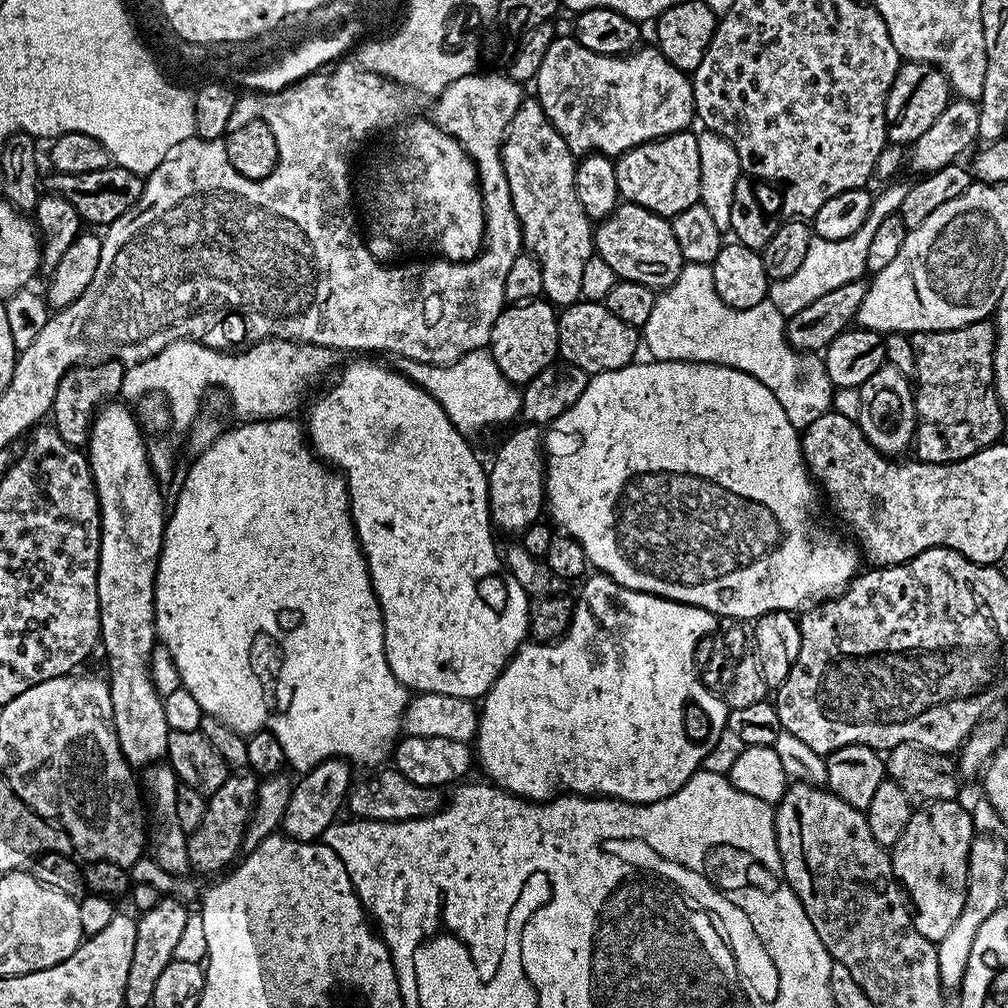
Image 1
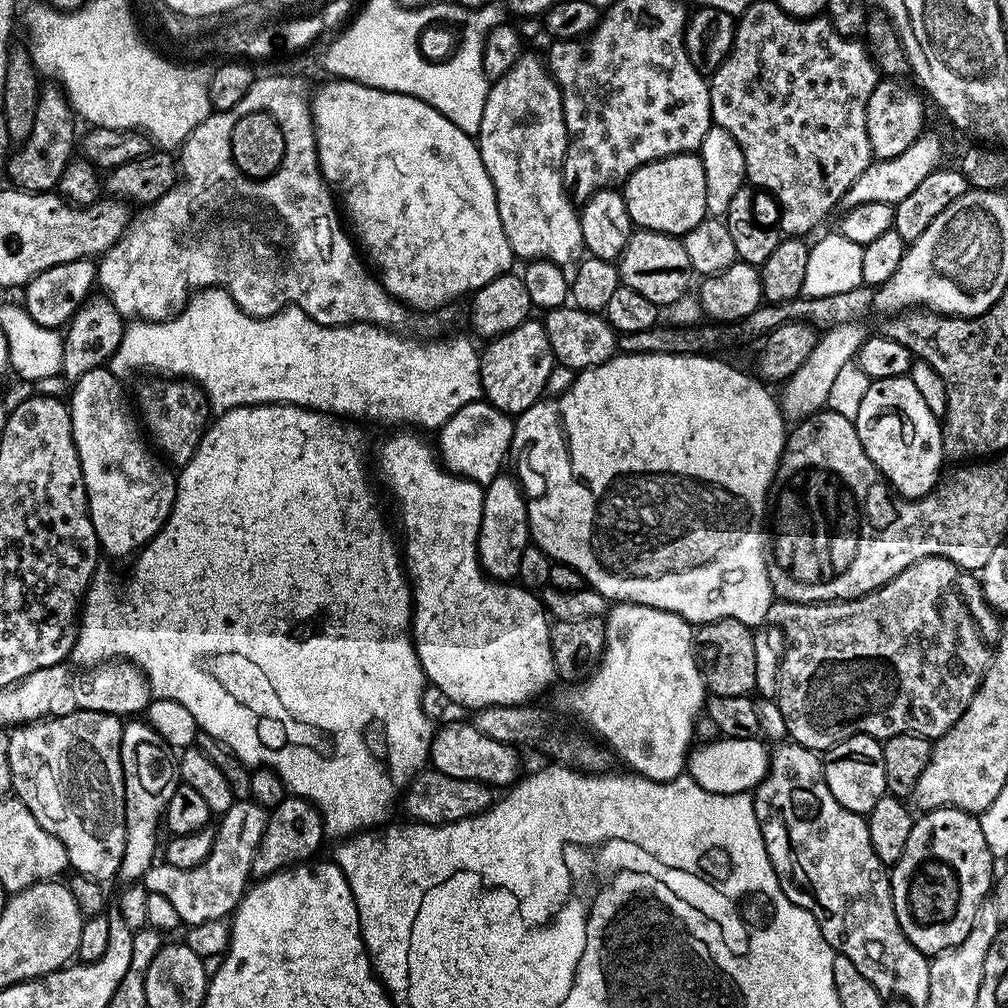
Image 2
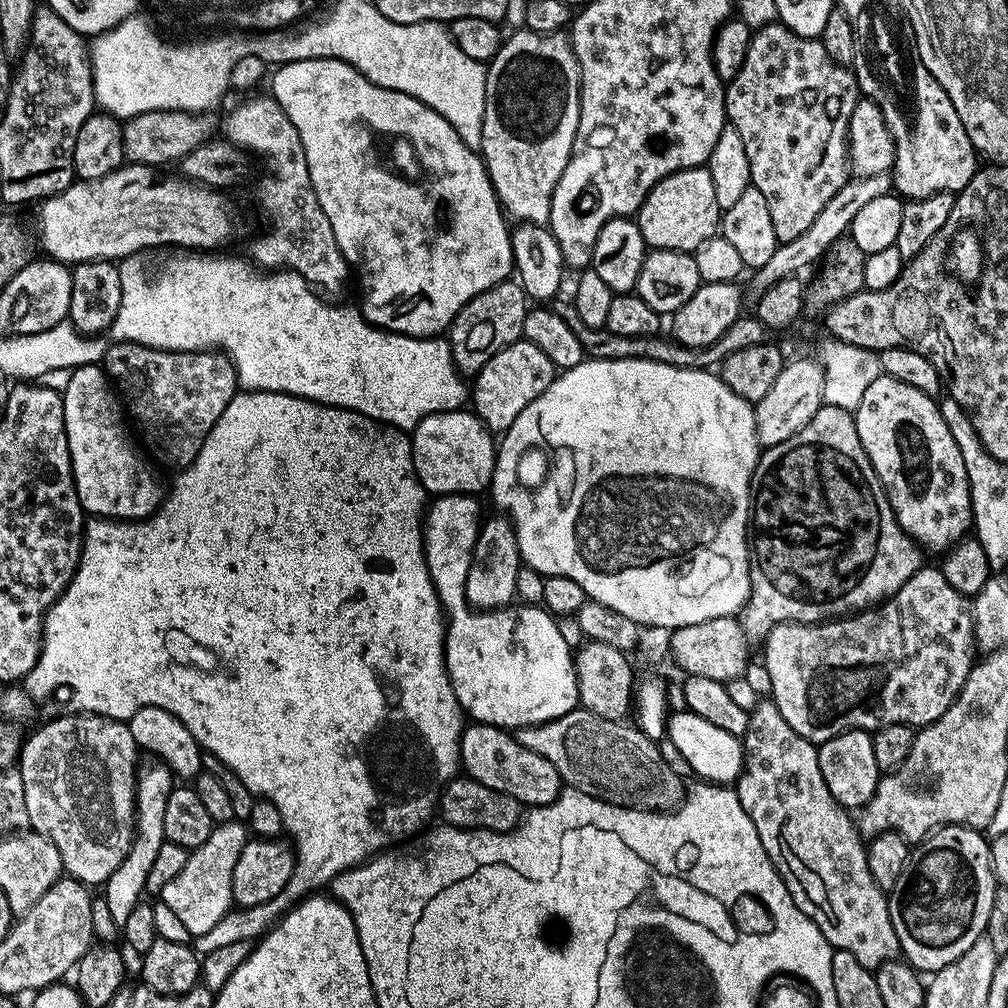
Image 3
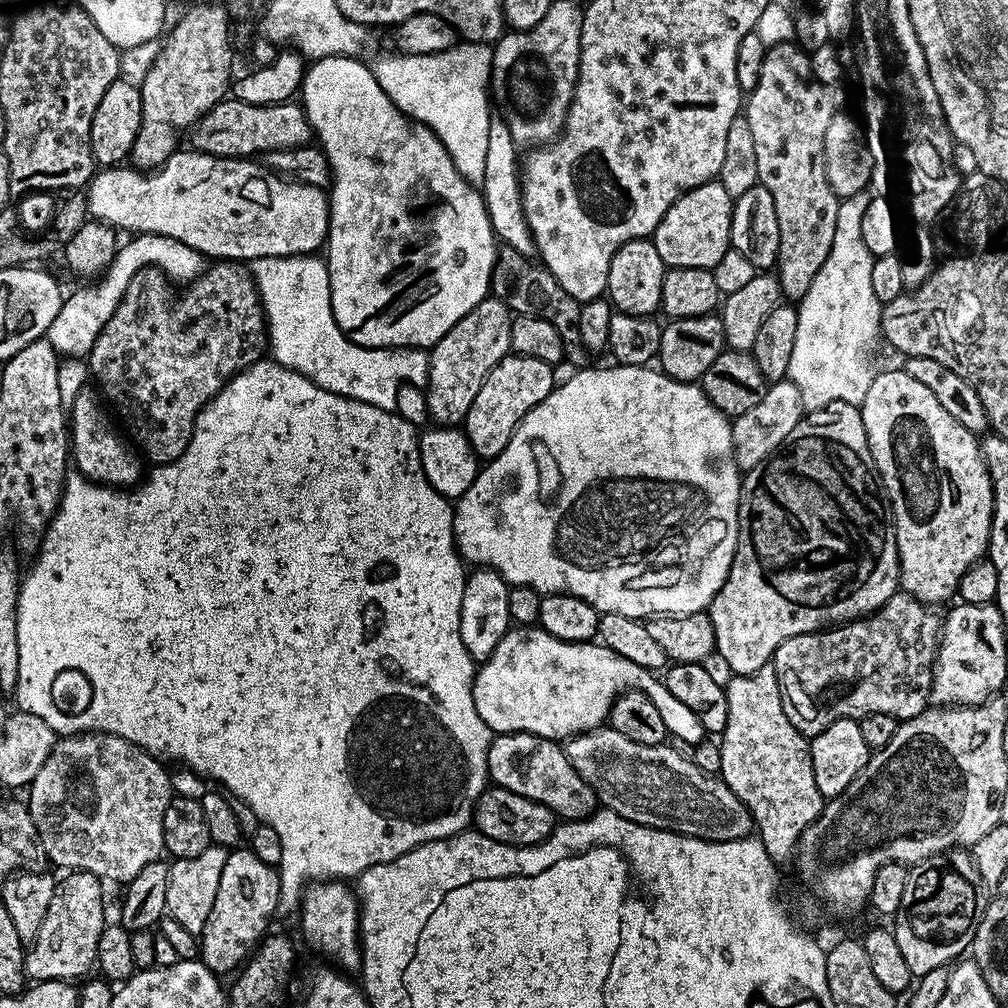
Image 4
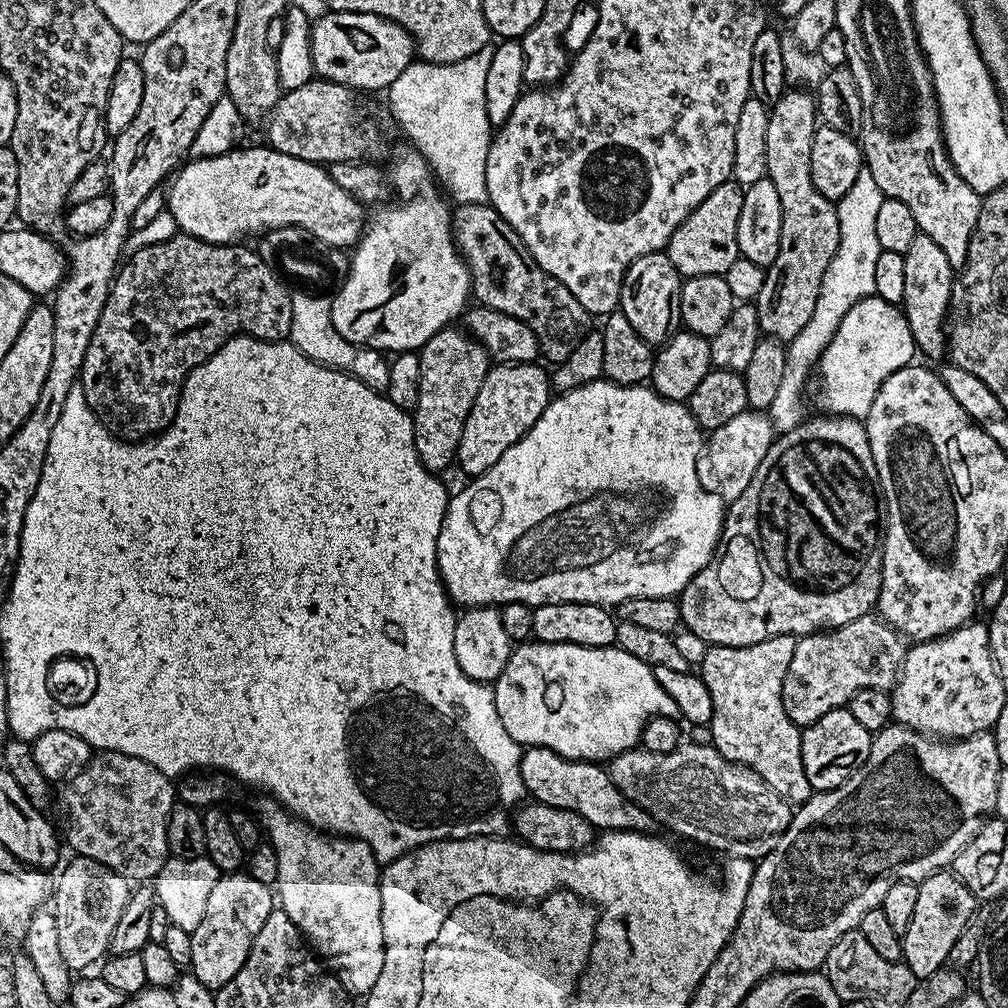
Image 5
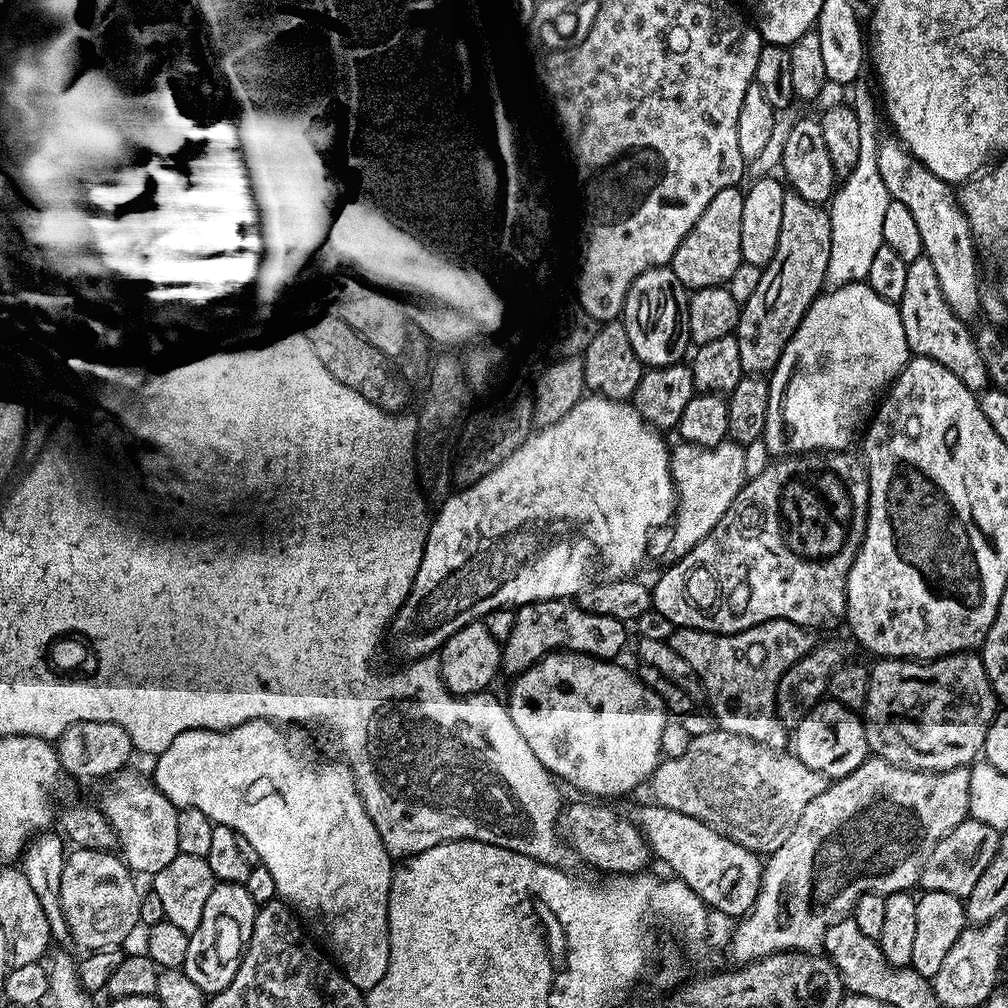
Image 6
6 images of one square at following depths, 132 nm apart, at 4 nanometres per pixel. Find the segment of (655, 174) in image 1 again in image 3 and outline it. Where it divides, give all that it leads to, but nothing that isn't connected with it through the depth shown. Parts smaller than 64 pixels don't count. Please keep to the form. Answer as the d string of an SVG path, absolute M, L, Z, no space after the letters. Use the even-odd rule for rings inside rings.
M708 167L678 170L662 178L652 187L634 219L649 249L669 248L695 253L697 248L701 248L722 228L722 209L718 206L718 197L714 194L714 178L710 178Z

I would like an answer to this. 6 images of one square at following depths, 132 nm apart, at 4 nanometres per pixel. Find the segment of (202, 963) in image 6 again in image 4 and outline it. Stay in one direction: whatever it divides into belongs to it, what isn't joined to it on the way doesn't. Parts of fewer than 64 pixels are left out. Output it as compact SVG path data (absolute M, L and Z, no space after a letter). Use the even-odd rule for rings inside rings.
M240 846L229 851L226 866L222 866L222 878L218 881L218 895L214 897L210 918L206 918L206 926L198 937L199 959L217 974L235 973L256 951L269 931L268 923L272 916L277 915L279 901L279 871L273 865L262 862L262 858L258 858L251 847Z

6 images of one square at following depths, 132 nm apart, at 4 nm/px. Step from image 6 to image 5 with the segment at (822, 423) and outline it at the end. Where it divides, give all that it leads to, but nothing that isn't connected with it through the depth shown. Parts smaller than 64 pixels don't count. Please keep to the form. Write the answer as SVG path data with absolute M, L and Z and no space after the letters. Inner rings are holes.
M873 294L858 301L842 318L818 361L820 400L834 416L867 417L878 390L898 370L913 363L918 349L903 311Z

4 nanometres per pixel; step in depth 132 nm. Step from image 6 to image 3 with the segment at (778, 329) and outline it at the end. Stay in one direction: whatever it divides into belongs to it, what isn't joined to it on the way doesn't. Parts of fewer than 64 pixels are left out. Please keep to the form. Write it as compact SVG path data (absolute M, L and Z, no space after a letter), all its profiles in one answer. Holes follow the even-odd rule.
M779 22L753 31L742 70L727 81L724 114L731 127L738 130L746 146L746 158L750 158L751 187L762 190L766 197L779 243L790 242L810 230L810 222L822 214L822 206L826 206L826 202L830 202L830 198L834 198L834 194L838 194L850 178L848 127L850 114L854 114L854 106L861 96L855 72L851 67L834 62L834 58L826 54L826 46L822 46L819 38L799 36Z

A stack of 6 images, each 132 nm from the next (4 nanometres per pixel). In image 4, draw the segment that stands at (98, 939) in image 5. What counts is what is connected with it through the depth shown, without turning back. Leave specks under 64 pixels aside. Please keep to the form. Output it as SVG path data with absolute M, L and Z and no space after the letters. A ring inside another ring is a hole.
M72 870L65 880L56 886L54 898L50 898L50 910L38 930L35 940L27 949L24 970L32 982L41 980L75 981L75 976L83 977L89 967L96 963L98 938L106 923L104 917L104 888L101 877L92 872ZM101 884L101 885L100 885Z

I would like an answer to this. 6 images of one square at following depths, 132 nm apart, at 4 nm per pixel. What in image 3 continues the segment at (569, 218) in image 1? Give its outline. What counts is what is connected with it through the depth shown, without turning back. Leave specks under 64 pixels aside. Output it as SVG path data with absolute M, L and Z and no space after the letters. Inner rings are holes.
M519 31L501 43L498 54L487 65L482 142L478 152L488 169L501 209L513 221L544 226L550 218L554 186L558 178L562 178L566 162L570 162L580 121L580 63L572 49L571 39L563 31L550 34Z

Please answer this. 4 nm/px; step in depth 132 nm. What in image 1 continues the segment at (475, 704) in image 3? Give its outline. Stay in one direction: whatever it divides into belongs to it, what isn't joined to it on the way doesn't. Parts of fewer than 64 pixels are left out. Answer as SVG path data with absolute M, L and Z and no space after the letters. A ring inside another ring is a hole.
M356 358L340 372L336 384L328 388L325 396L320 396L312 404L306 420L306 435L310 447L321 460L333 469L339 470L348 484L348 503L352 510L352 524L356 527L356 537L360 540L360 549L368 559L368 573L372 579L372 588L376 592L376 602L382 610L384 619L384 649L386 662L404 687L413 693L437 692L454 694L454 698L466 698L475 701L483 698L492 689L492 684L509 660L516 655L520 645L529 639L528 610L530 597L514 582L514 578L504 567L501 553L496 553L496 540L492 537L494 525L488 512L488 473L485 465L480 465L476 452L469 441L446 418L446 410L426 390L422 390L395 367L383 368L380 364L371 364L371 359Z

